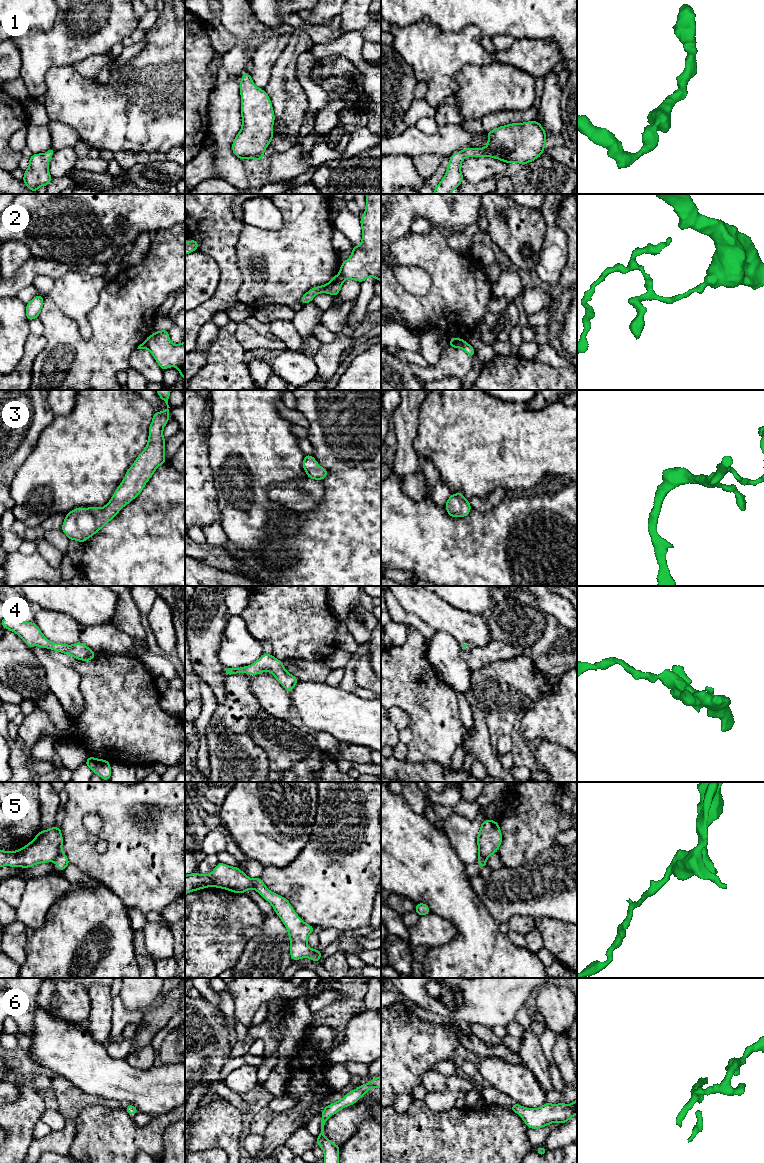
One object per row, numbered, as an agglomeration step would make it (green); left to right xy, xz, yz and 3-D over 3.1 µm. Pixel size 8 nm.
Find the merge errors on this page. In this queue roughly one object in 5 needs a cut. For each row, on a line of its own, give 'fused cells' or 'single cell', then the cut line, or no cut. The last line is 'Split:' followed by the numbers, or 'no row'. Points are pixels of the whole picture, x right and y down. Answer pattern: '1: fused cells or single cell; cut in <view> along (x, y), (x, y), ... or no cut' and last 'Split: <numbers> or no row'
1: single cell; no cut
2: fused cells; cut in yz along (464, 341), (461, 347)
3: single cell; no cut
4: single cell; no cut
5: fused cells; cut in xy along (62, 851), (53, 861)
6: single cell; no cut
Split: 2, 5

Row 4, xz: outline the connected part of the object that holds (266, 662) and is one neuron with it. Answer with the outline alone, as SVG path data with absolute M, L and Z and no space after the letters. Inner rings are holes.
M264 653L258 660L250 666L240 668L225 668L226 675L237 673L249 673L250 675L258 675L265 671L269 671L276 677L276 680L288 691L291 692L299 681L295 676L289 674L282 663L273 657L272 654Z

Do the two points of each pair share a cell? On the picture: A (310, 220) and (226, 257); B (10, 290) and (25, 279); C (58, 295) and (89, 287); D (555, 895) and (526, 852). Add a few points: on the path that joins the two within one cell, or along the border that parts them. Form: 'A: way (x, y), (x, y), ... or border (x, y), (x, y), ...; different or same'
A: border (242, 230), (236, 244), (236, 264), (241, 275); different
B: way (14, 286), (21, 279); same
C: way (66, 294), (81, 291); same
D: border (551, 846), (532, 862), (510, 867); different

